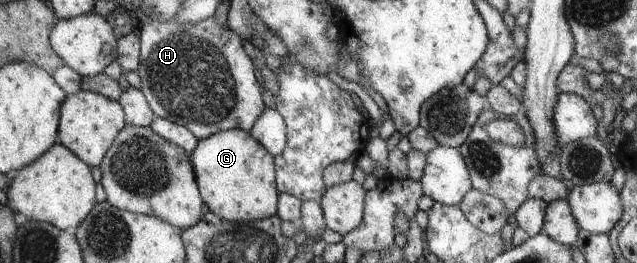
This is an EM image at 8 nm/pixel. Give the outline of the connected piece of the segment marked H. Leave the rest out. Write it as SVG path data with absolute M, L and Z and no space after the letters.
M214 16L198 23L141 19L137 33L141 41L140 91L155 116L188 128L199 141L225 130L252 130L266 107L254 65L233 29L220 25Z

